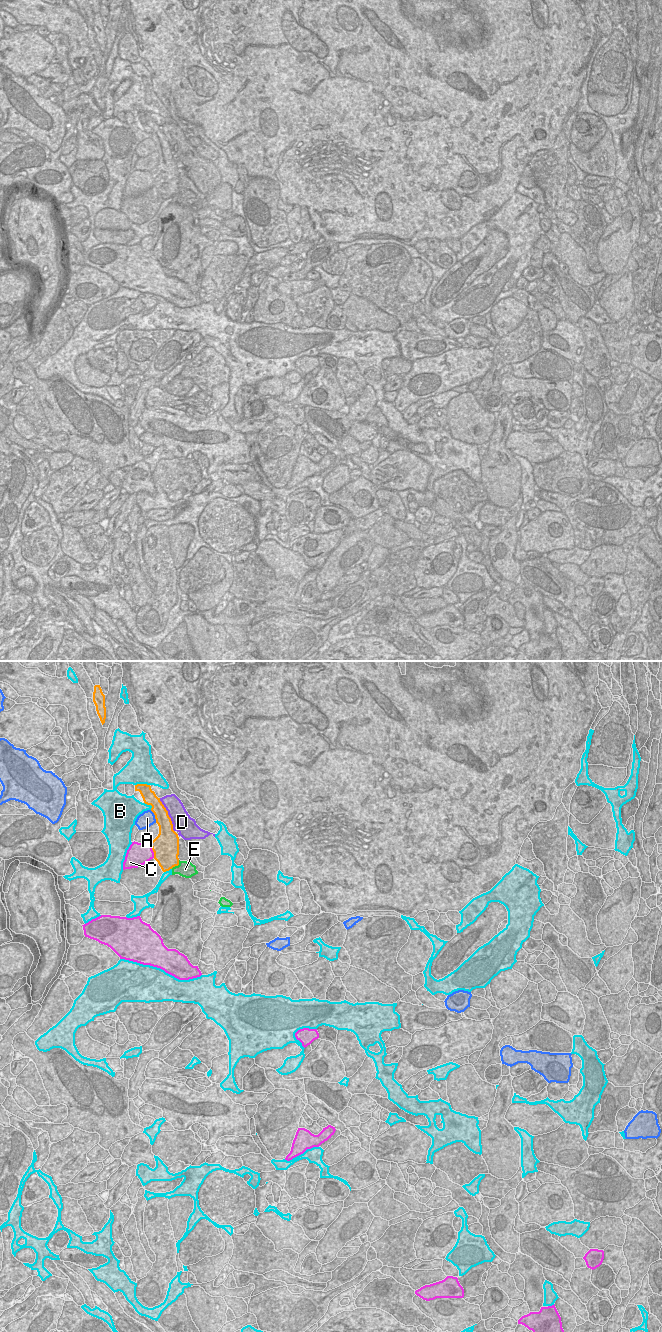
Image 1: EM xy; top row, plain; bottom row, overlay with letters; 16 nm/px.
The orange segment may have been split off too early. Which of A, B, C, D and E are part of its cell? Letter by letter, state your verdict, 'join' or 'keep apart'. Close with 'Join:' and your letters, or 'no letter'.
A: keep apart
B: keep apart
C: keep apart
D: keep apart
E: join
Join: E

